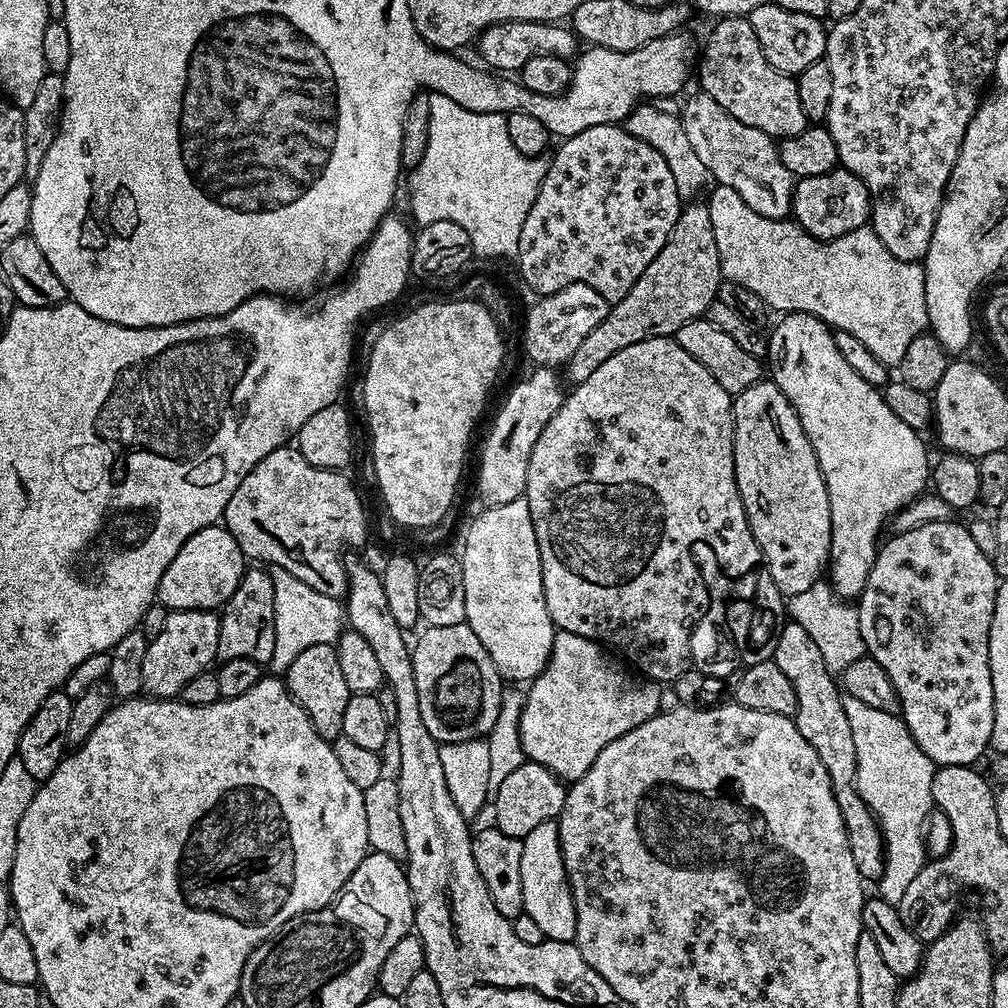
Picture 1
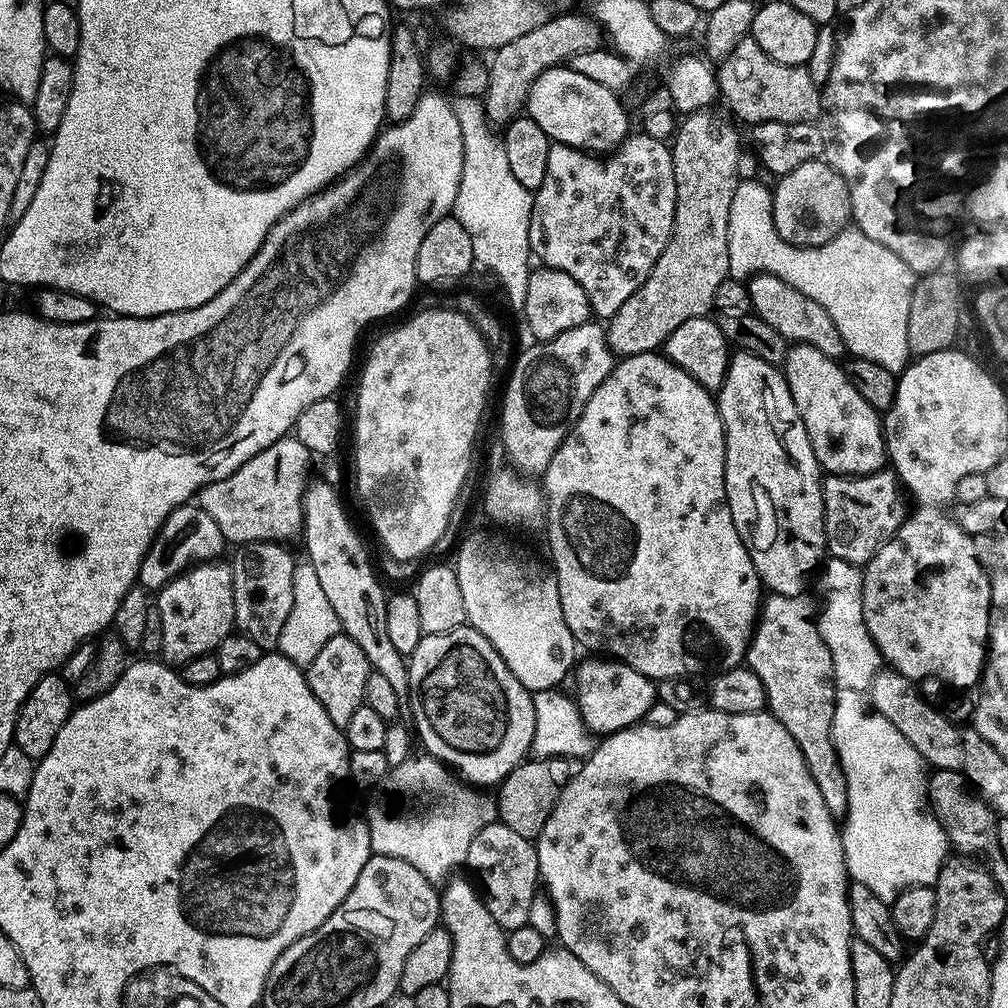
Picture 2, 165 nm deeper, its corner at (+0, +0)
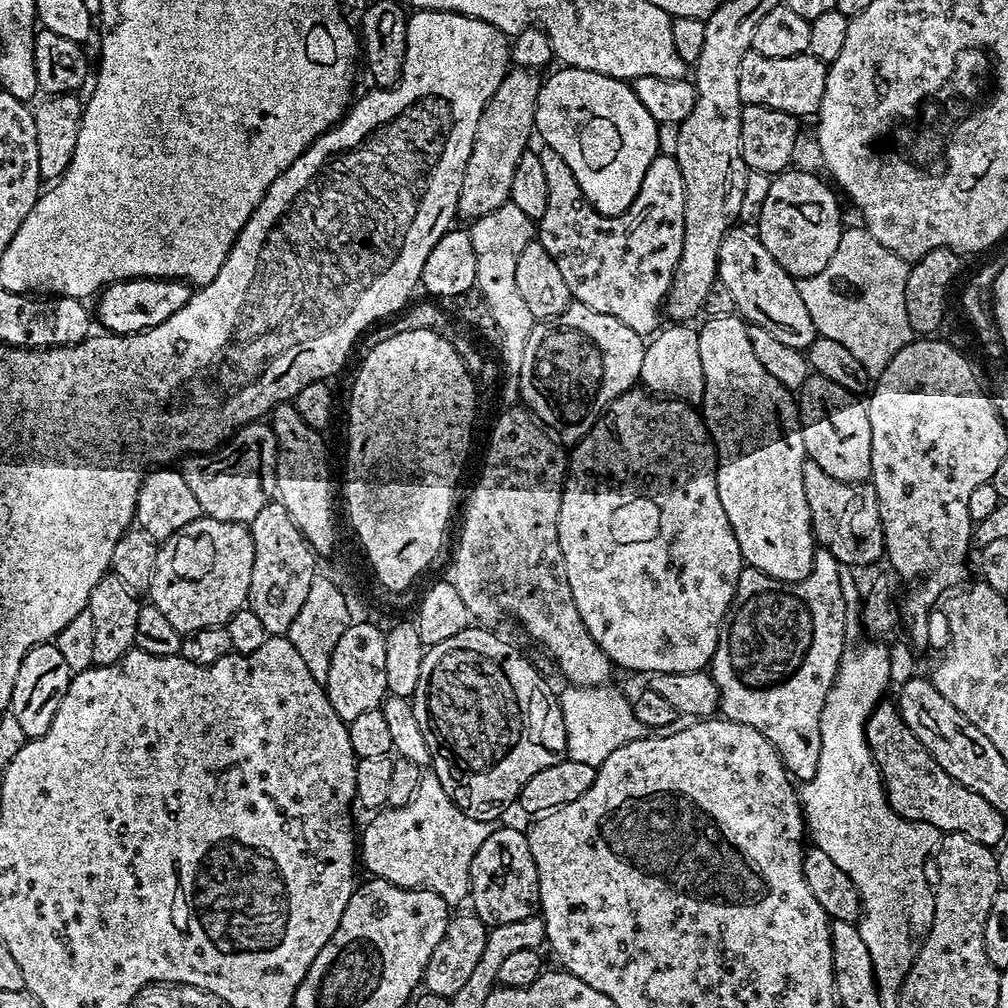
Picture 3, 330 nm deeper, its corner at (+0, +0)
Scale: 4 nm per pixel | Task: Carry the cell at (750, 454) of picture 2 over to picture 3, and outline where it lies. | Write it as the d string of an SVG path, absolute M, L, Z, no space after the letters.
M739 315L708 316L704 325L699 325L698 350L702 357L702 374L706 374L706 390L702 415L704 423L708 426L709 437L716 450L716 481L718 482L718 498L722 498L722 510L726 510L726 518L734 530L734 538L738 538L740 553L745 565L756 568L762 574L766 574L775 580L786 582L798 582L806 578L812 569L812 559L816 556L818 547L812 535L812 523L810 522L810 506L806 506L806 490L802 487L802 466L806 459L804 443L802 442L802 430L800 429L800 414L797 401L793 393L780 385L771 374L766 374L766 369L758 363L753 348L750 346L750 334L748 324Z

